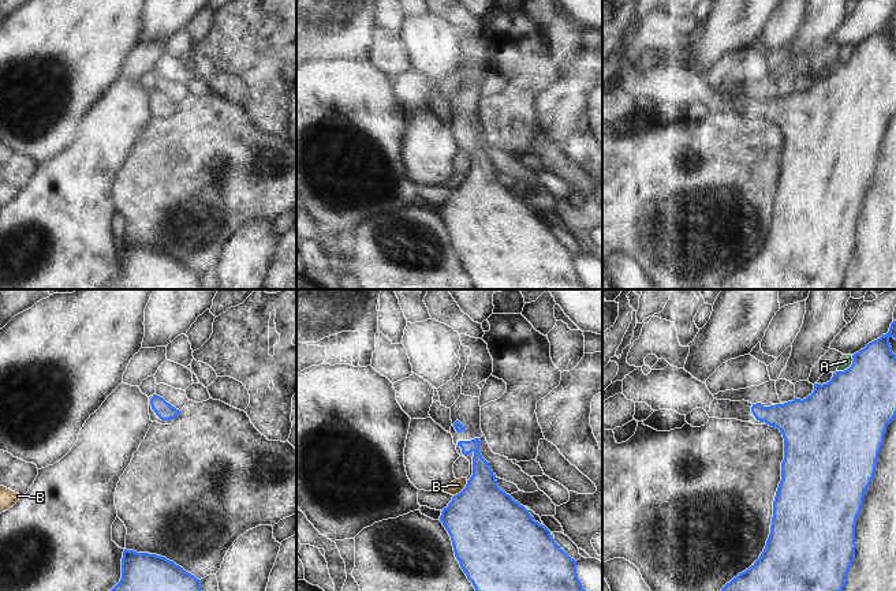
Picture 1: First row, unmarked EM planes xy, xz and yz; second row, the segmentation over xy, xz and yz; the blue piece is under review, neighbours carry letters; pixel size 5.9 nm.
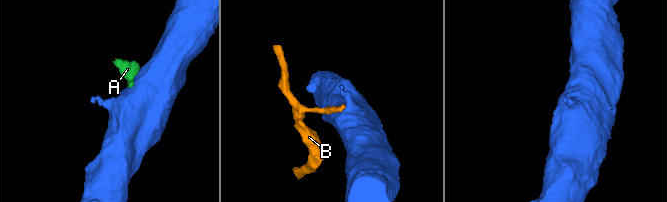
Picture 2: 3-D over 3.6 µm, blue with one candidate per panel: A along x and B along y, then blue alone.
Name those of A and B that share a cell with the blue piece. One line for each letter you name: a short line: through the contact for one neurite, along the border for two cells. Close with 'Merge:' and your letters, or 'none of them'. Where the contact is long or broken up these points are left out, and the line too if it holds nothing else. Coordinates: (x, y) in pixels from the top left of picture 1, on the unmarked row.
Merge: none of them

